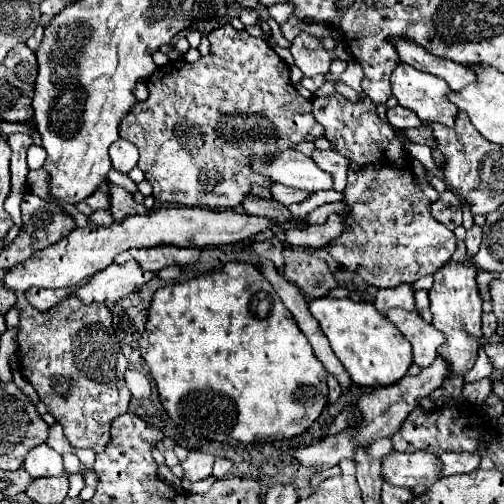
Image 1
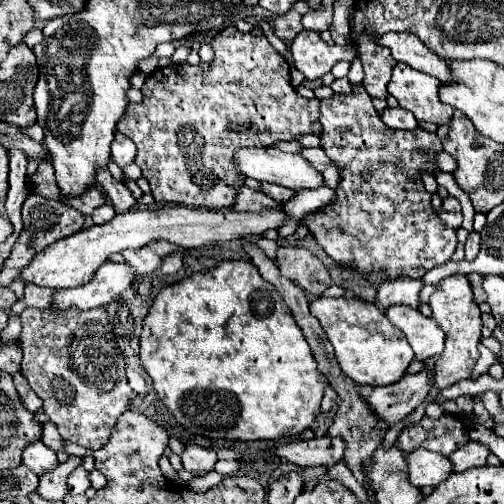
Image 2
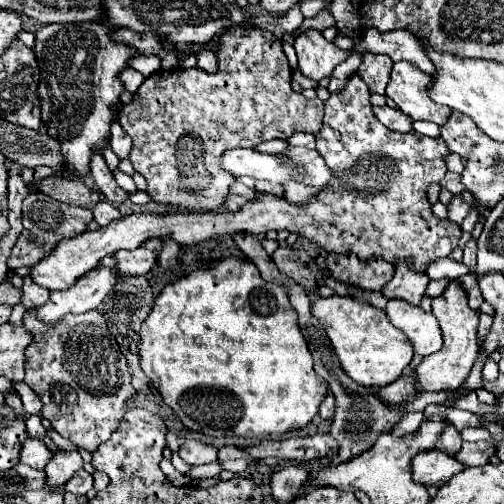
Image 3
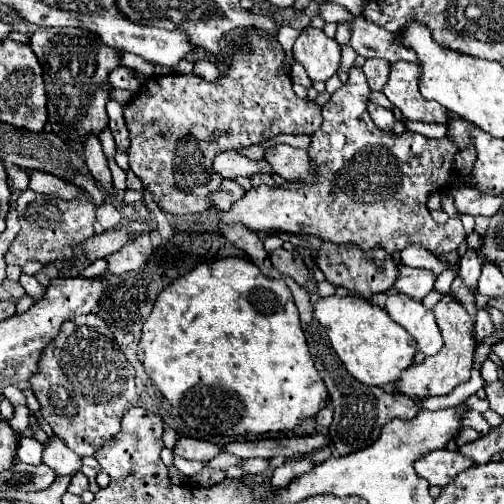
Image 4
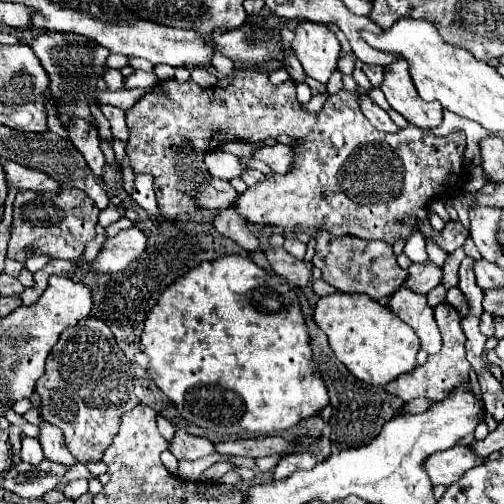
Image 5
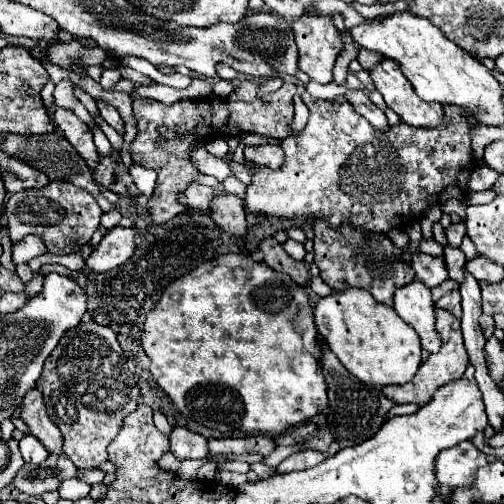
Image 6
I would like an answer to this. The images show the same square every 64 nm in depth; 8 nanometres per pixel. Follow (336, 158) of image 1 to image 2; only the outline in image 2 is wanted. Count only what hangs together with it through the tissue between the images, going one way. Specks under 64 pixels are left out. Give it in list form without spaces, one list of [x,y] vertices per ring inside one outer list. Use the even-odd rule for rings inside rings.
[[[304,148],[302,156],[308,162],[312,162],[312,166],[318,172],[322,172],[322,176],[326,180],[326,186],[330,186],[332,190],[338,188],[338,184],[340,184],[340,166],[332,158],[328,158],[322,148]]]

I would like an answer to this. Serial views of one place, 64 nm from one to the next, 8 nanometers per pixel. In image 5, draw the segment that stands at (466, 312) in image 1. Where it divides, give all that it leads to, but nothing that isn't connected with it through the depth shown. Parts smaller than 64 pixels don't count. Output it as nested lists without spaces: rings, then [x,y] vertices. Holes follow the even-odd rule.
[[[440,302],[434,308],[434,316],[436,316],[436,322],[438,322],[438,328],[440,328],[440,334],[442,334],[440,354],[428,356],[426,364],[416,366],[412,372],[408,372],[408,374],[396,378],[394,382],[386,384],[386,390],[400,396],[404,402],[410,402],[410,400],[420,398],[420,396],[426,396],[426,398],[432,398],[432,400],[444,400],[454,388],[468,384],[470,364],[466,360],[466,336],[464,336],[464,330],[460,326],[462,314],[454,306],[450,306],[448,302]]]

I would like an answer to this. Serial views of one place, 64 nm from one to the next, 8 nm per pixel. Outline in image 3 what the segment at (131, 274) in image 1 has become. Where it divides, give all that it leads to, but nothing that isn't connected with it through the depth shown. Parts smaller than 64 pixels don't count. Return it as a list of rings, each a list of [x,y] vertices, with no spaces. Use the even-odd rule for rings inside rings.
[[[98,268],[88,272],[88,276],[82,276],[72,288],[50,292],[50,300],[36,308],[40,320],[46,320],[50,324],[56,324],[64,314],[74,312],[88,312],[98,308],[104,298],[112,292],[112,288],[118,284],[120,272],[116,268]]]

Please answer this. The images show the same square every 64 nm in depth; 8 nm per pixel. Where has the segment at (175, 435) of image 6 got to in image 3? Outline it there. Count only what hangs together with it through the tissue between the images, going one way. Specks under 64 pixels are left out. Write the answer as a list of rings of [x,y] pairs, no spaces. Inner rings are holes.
[[[186,440],[180,450],[178,450],[180,458],[188,464],[188,466],[198,466],[198,464],[210,464],[216,462],[216,454],[218,450],[210,444],[202,444],[196,440]]]

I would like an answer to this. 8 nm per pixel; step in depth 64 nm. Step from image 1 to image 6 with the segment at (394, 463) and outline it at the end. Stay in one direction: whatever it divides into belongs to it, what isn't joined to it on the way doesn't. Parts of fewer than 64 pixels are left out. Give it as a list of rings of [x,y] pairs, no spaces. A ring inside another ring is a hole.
[[[460,442],[436,456],[434,474],[438,484],[458,488],[462,484],[472,484],[474,470],[484,464],[488,464],[484,452],[480,452],[472,442]]]

